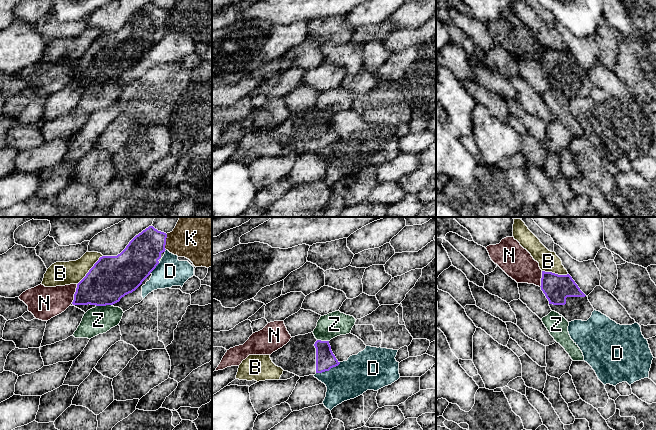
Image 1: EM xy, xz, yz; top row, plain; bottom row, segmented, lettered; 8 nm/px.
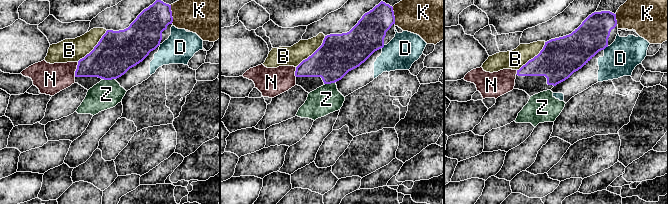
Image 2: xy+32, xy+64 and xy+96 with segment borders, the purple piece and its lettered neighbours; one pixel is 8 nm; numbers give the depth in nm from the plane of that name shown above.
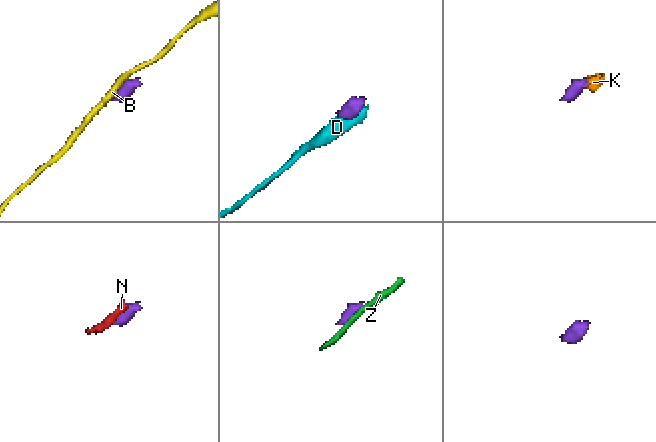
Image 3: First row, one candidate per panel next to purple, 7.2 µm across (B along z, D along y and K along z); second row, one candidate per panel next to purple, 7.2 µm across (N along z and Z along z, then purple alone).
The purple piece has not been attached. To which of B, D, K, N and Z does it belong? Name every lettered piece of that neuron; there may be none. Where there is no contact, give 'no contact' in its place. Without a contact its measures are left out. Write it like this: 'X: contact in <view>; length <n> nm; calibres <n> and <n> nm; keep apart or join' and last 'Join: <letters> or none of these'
B: contact in xy; length 320 nm; calibres 360 and 190 nm; keep apart
D: contact in xz; length 220 nm; calibres 160 and 300 nm; keep apart
K: contact in xy; length 130 nm; calibres 280 and 300 nm; keep apart
N: contact in xy; length 170 nm; calibres 320 and 260 nm; keep apart
Z: contact in xy; length 130 nm; calibres 360 and 220 nm; keep apart
Join: none of these

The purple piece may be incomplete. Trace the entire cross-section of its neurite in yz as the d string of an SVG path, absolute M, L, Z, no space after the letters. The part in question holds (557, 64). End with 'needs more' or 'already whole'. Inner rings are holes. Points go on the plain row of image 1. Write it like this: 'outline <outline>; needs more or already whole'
outline M542 47L540 63L551 86L562 91L568 98L587 97L591 93L593 82L569 50Z; needs more

